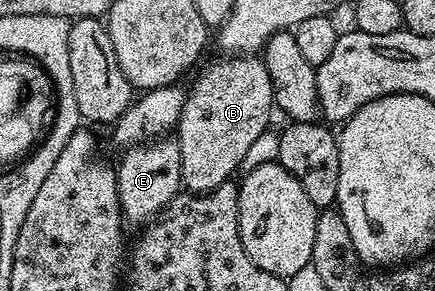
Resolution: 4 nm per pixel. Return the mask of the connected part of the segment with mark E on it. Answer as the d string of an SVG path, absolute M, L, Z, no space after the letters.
M161 136L155 140L158 142L153 141L145 140L136 146L128 147L122 153L125 155L122 156L121 163L116 163L115 166L121 217L126 223L145 224L156 219L182 189L181 161L176 137Z

